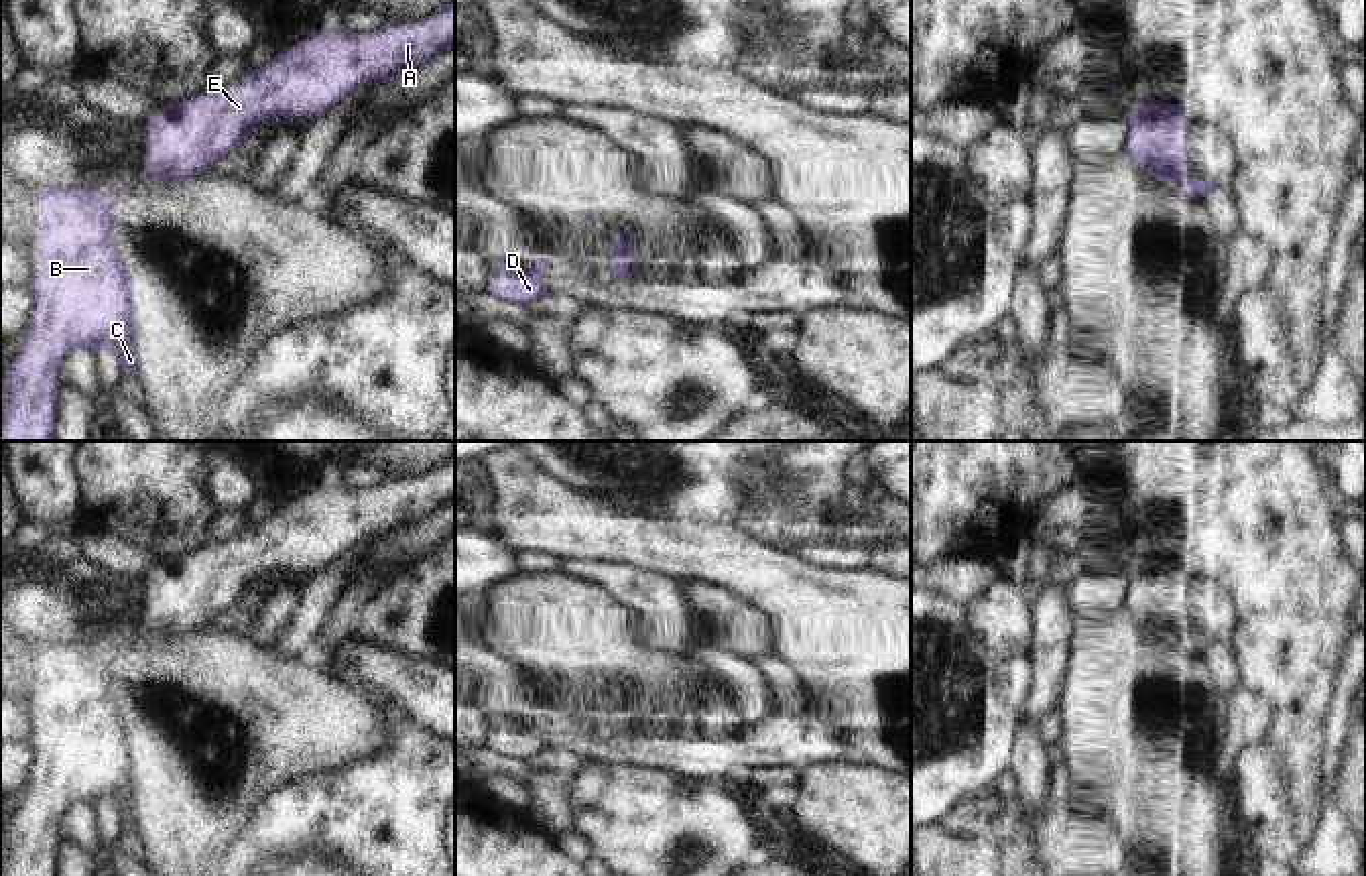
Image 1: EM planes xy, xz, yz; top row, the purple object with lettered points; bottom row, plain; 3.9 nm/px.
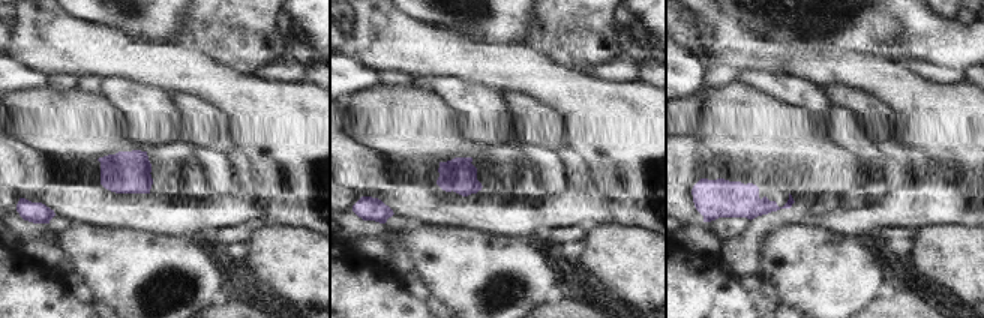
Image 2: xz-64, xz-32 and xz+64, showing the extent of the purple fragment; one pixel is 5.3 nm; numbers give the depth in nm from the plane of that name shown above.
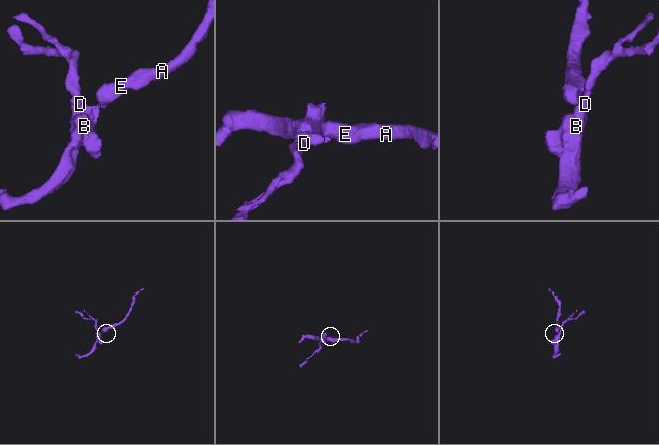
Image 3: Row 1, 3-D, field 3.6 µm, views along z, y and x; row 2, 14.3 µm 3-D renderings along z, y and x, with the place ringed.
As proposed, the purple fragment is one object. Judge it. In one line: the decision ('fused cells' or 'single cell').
single cell

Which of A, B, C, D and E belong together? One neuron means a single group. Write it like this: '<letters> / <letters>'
A B C D E

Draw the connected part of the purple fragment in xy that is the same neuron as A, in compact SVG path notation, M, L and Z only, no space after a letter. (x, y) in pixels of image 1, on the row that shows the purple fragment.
M455 2L433 16L402 20L372 33L315 33L240 81L209 85L183 104L154 108L144 124L144 173L169 187L211 171L254 124L268 118L317 118L352 89L368 81L398 79L451 45L455 45Z

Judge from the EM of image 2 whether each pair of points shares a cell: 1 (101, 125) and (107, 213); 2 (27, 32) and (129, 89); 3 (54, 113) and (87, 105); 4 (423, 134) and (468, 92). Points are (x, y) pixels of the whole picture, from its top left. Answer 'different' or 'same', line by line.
1: different
2: different
3: same
4: different

